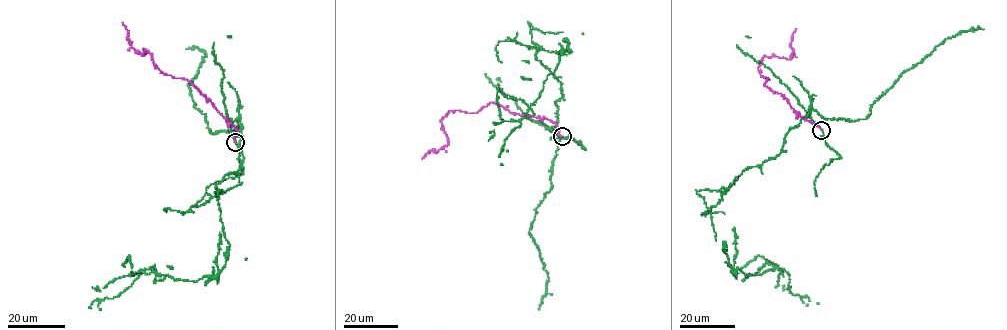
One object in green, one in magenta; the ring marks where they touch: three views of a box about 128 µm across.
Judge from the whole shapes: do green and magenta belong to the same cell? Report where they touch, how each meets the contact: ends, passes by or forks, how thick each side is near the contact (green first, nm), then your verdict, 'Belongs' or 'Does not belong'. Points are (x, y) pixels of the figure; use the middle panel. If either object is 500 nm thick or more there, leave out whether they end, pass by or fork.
Place: (562, 136). At the ring green passes by. At the ring magenta ends. Thickness 150 nm (green) against 190 nm. Does not belong

